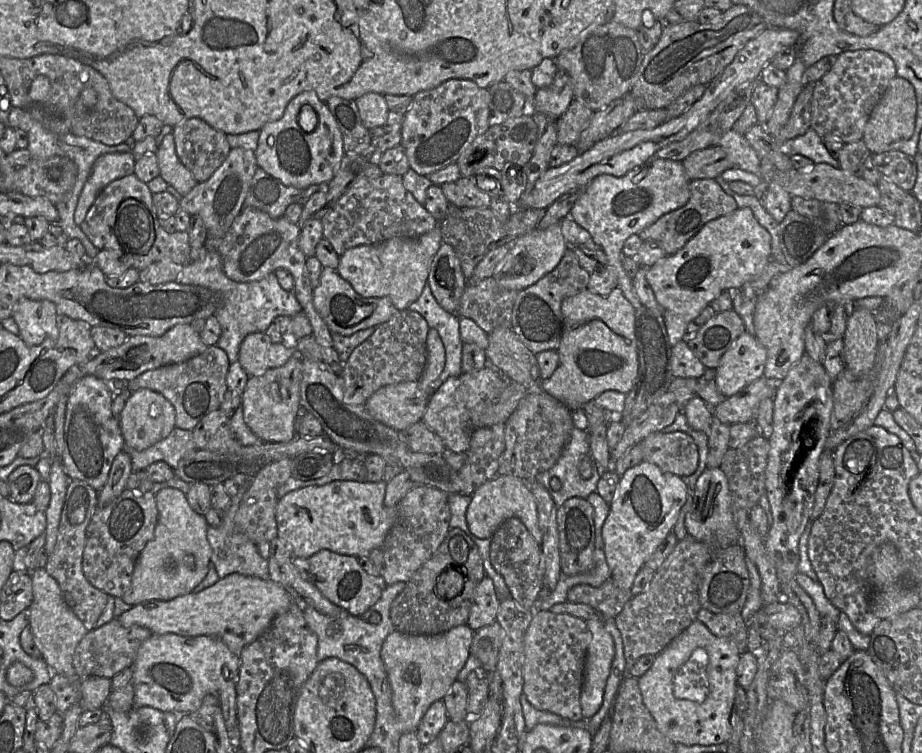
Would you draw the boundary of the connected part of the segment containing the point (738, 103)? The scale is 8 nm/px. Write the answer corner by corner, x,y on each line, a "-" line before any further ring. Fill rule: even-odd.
758,79
737,86
718,106
683,140
673,142
658,150
653,159
682,161
692,152
717,146
722,135
733,129
734,124
751,102

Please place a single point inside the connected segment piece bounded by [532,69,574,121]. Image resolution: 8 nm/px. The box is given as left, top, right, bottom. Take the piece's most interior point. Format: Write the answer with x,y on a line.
553,101

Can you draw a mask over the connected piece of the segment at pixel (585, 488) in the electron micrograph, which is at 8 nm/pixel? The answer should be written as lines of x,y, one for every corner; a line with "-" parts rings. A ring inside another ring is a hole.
574,427
554,466
535,476
534,480
546,488
557,507
569,498
587,498
589,494
596,491
598,480
605,471
602,466
599,465
598,468
593,462
592,476
588,479
582,478
579,462
585,456
590,456
590,434
588,431
-
552,477
560,480
559,490
551,488

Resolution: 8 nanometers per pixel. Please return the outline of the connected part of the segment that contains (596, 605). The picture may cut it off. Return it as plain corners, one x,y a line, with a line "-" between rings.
609,578
598,587
574,586
568,591
567,601
587,604
603,617
614,619
633,596
631,589
621,589

